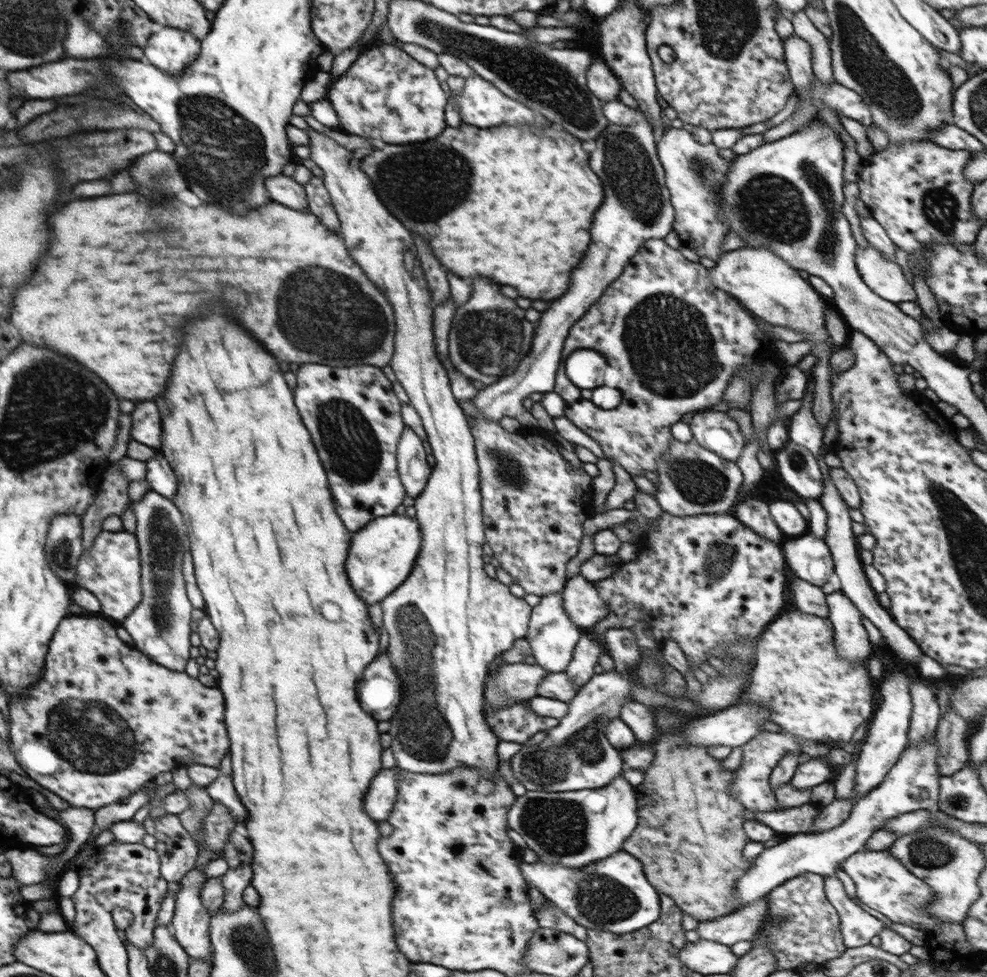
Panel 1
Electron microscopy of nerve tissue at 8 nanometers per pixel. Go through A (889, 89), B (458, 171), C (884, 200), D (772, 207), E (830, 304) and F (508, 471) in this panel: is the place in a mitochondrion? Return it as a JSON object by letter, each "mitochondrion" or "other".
{"A":"mitochondrion","B":"mitochondrion","C":"other","D":"mitochondrion","E":"other","F":"mitochondrion"}

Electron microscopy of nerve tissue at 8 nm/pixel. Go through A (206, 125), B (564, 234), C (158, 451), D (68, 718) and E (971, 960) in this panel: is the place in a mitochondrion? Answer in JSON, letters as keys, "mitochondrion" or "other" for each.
{"A":"mitochondrion","B":"other","C":"other","D":"mitochondrion","E":"other"}

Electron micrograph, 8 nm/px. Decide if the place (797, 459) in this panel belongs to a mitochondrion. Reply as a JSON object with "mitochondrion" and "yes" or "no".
{"mitochondrion":"yes"}

